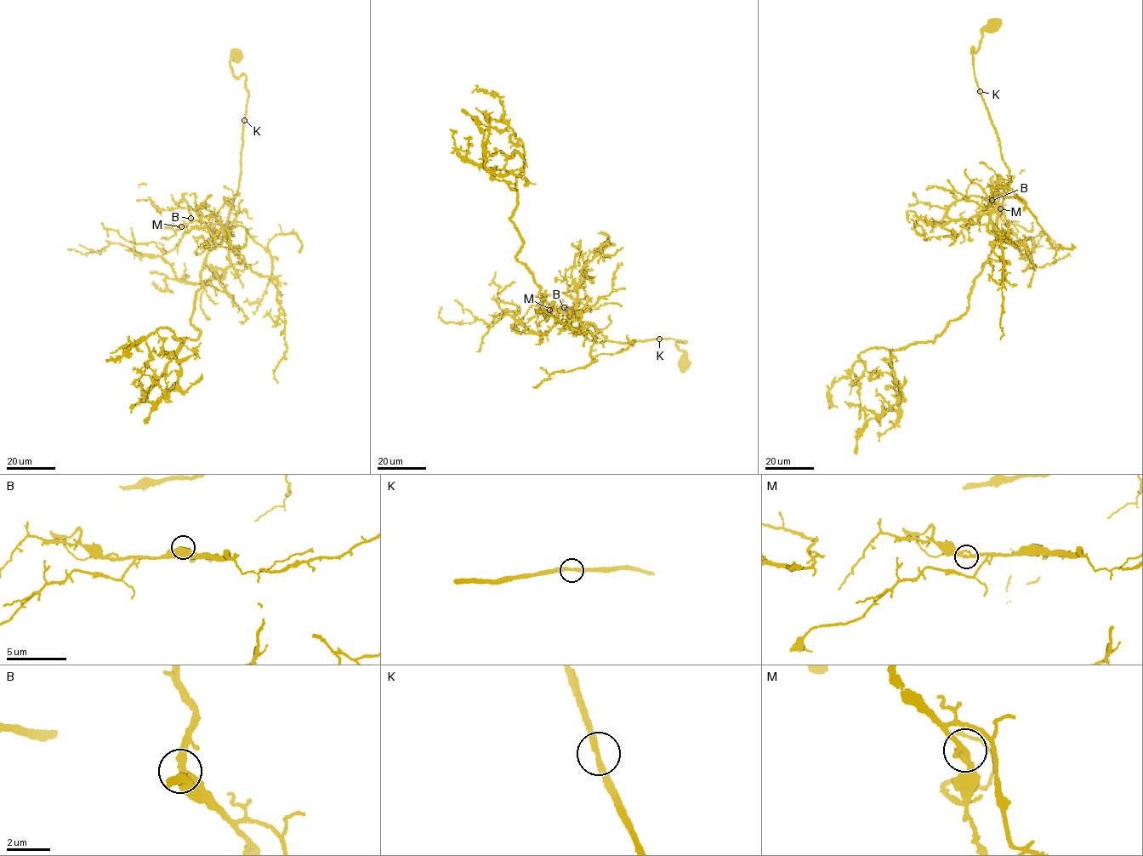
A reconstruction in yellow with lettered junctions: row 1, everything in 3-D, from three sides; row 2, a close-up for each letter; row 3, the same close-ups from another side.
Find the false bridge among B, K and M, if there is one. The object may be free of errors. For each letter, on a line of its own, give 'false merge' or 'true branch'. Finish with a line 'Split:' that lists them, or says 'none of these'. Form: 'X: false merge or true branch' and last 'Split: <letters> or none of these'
B: true branch
K: true branch
M: true branch
Split: none of these

